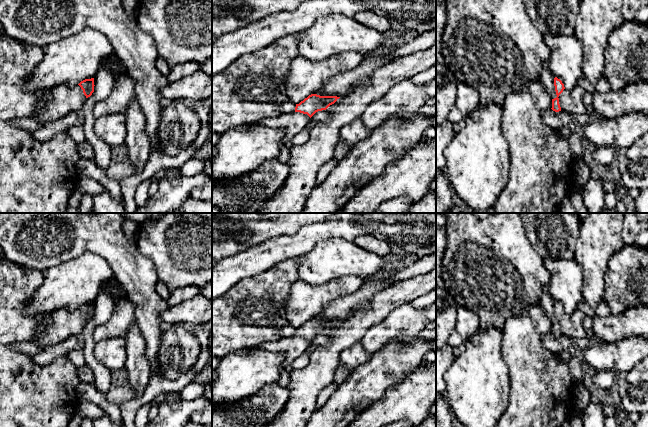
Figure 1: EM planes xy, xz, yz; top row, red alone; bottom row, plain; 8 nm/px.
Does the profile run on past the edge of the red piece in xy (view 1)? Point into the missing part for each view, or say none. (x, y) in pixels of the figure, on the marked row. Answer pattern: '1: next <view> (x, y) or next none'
1: next xy (61, 101)

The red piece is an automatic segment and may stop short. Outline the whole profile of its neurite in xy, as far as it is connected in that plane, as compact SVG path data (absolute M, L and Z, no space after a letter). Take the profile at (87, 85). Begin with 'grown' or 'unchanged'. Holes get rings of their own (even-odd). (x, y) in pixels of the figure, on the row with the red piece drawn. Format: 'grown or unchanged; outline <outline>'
grown; outline M94 78L85 79L73 88L61 85L53 88L36 105L33 116L43 125L83 110L84 103L94 92Z

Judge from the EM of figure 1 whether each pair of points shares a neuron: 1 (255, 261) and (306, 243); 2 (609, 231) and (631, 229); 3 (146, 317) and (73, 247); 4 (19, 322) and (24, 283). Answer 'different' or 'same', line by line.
1: same
2: different
3: same
4: same

